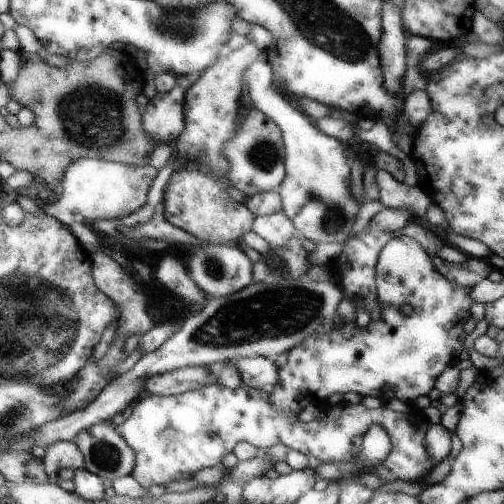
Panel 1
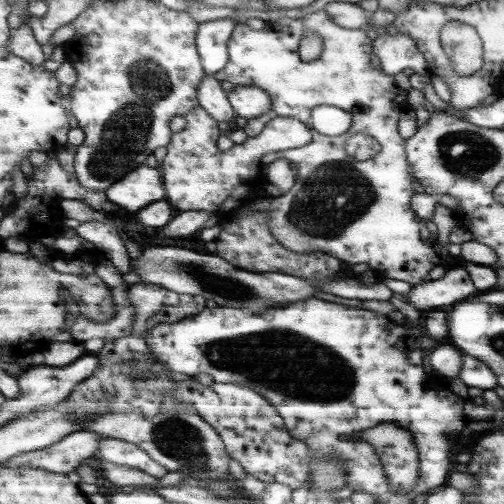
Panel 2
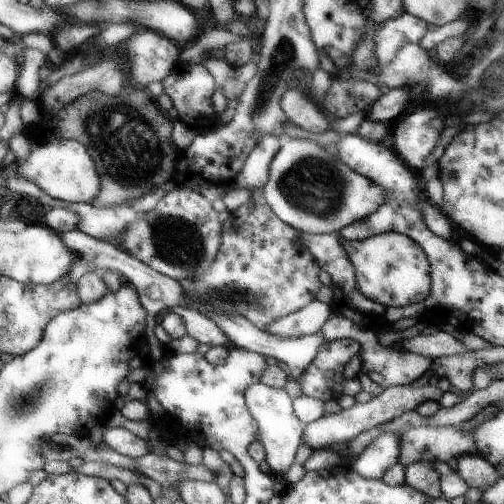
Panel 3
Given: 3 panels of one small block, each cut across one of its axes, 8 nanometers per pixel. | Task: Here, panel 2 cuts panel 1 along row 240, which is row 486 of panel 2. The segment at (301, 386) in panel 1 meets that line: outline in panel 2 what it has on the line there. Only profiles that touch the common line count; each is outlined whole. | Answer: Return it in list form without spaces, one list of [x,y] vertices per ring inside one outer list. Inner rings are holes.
[[[377,424],[373,428],[361,430],[361,432],[353,432],[351,436],[339,436],[339,440],[351,440],[351,442],[367,442],[373,446],[375,456],[379,458],[379,464],[383,468],[383,476],[387,486],[391,488],[391,492],[395,492],[395,496],[405,496],[409,490],[413,490],[417,486],[419,480],[419,450],[413,442],[413,436],[409,430],[399,428],[395,424]]]

